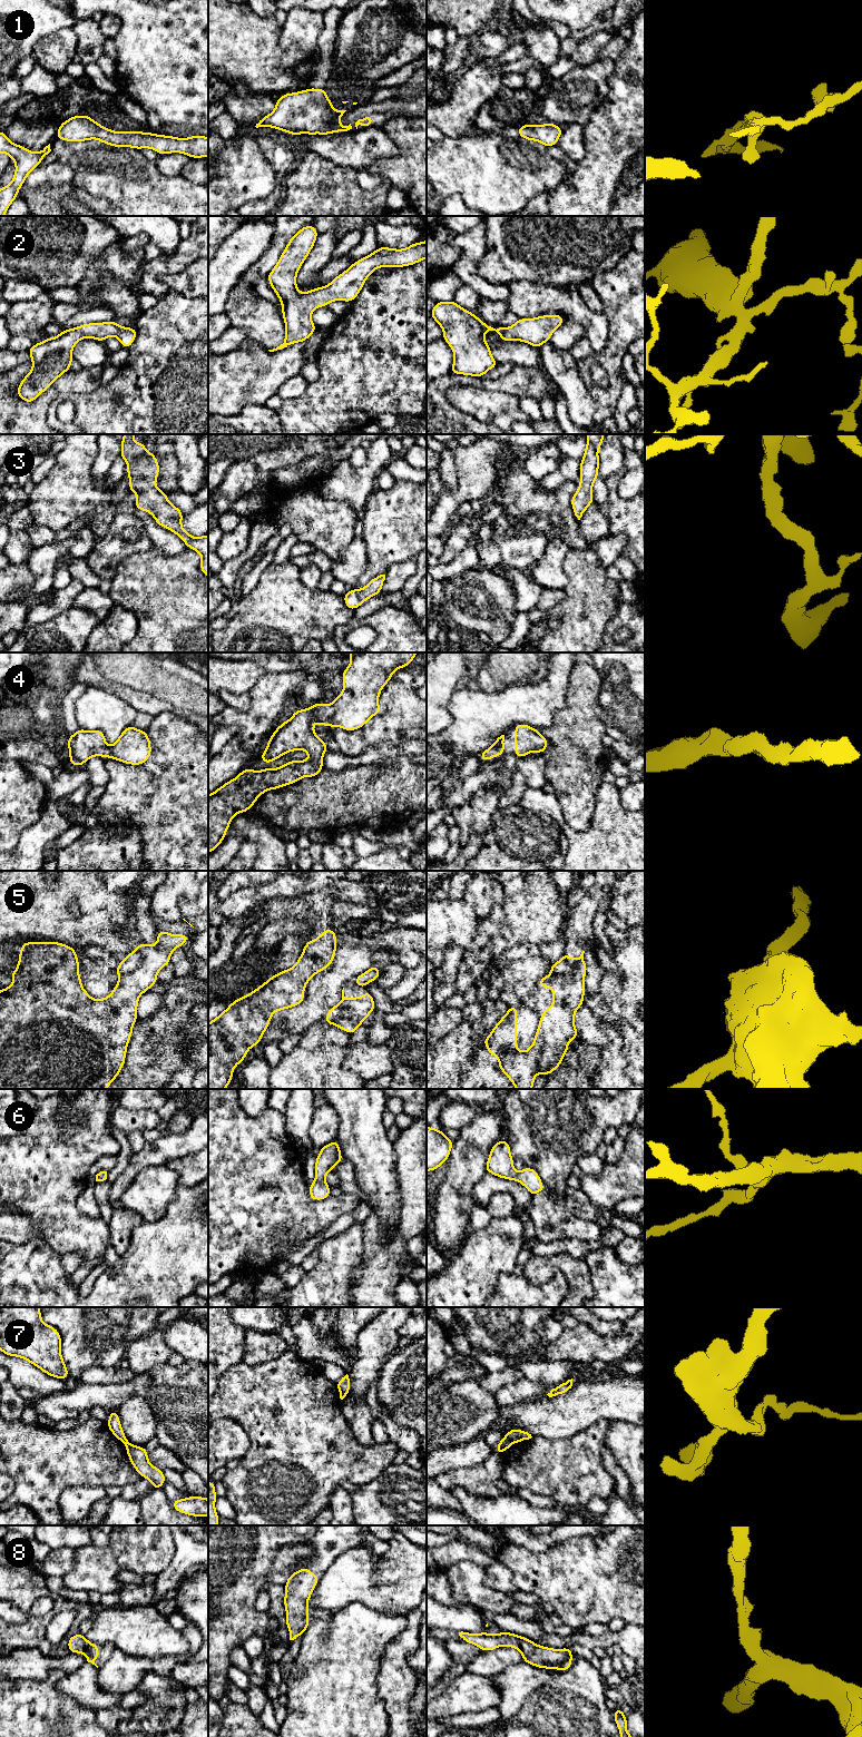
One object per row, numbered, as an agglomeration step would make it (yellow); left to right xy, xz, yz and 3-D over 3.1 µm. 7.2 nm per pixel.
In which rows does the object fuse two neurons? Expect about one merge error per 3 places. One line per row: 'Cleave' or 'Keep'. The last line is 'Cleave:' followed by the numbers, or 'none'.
1: Keep
2: Keep
3: Keep
4: Keep
5: Keep
6: Keep
7: Cleave
8: Keep
Cleave: 7

